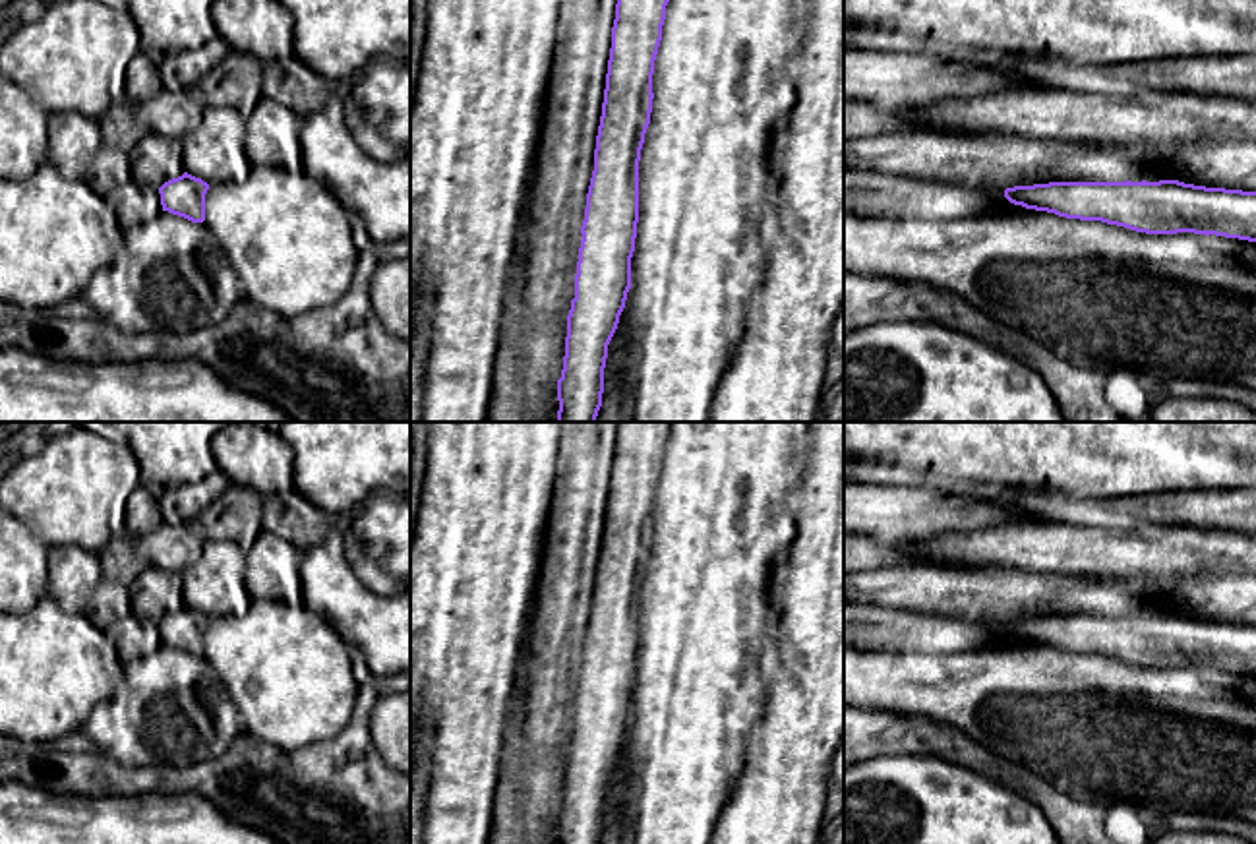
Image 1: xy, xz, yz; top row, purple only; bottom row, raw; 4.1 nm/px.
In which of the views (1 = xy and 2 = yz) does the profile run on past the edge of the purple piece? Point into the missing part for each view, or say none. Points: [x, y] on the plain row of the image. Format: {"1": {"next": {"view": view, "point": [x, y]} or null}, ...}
{"1": {"next": null}, "2": {"next": null}}

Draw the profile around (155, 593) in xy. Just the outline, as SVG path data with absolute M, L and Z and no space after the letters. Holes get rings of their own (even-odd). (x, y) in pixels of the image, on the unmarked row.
M145 567L128 588L134 616L139 618L161 621L186 606L182 575L166 573L161 567Z

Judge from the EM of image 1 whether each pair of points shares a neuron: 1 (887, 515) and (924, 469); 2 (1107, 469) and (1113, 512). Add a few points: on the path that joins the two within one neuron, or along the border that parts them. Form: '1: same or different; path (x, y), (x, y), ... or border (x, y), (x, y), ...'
1: different; border (864, 484), (916, 484), (955, 496)
2: different; border (1133, 498), (1152, 504)

